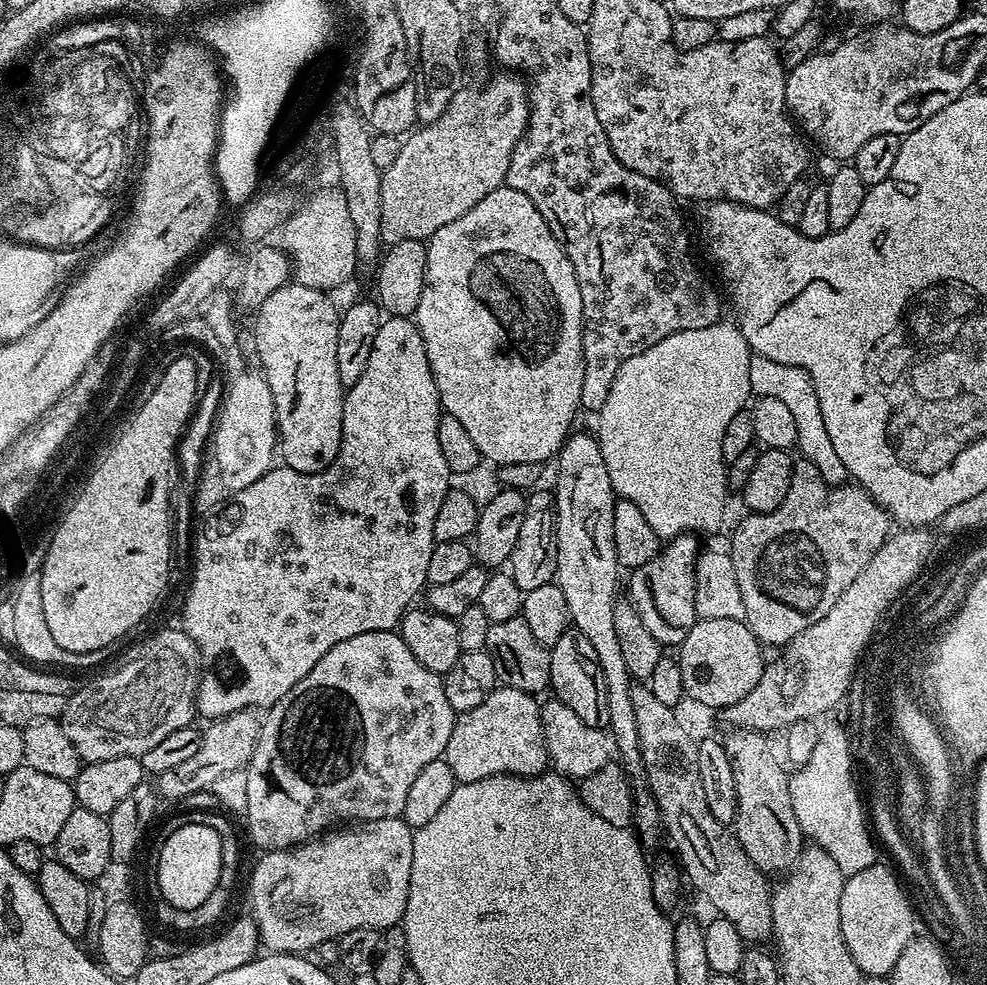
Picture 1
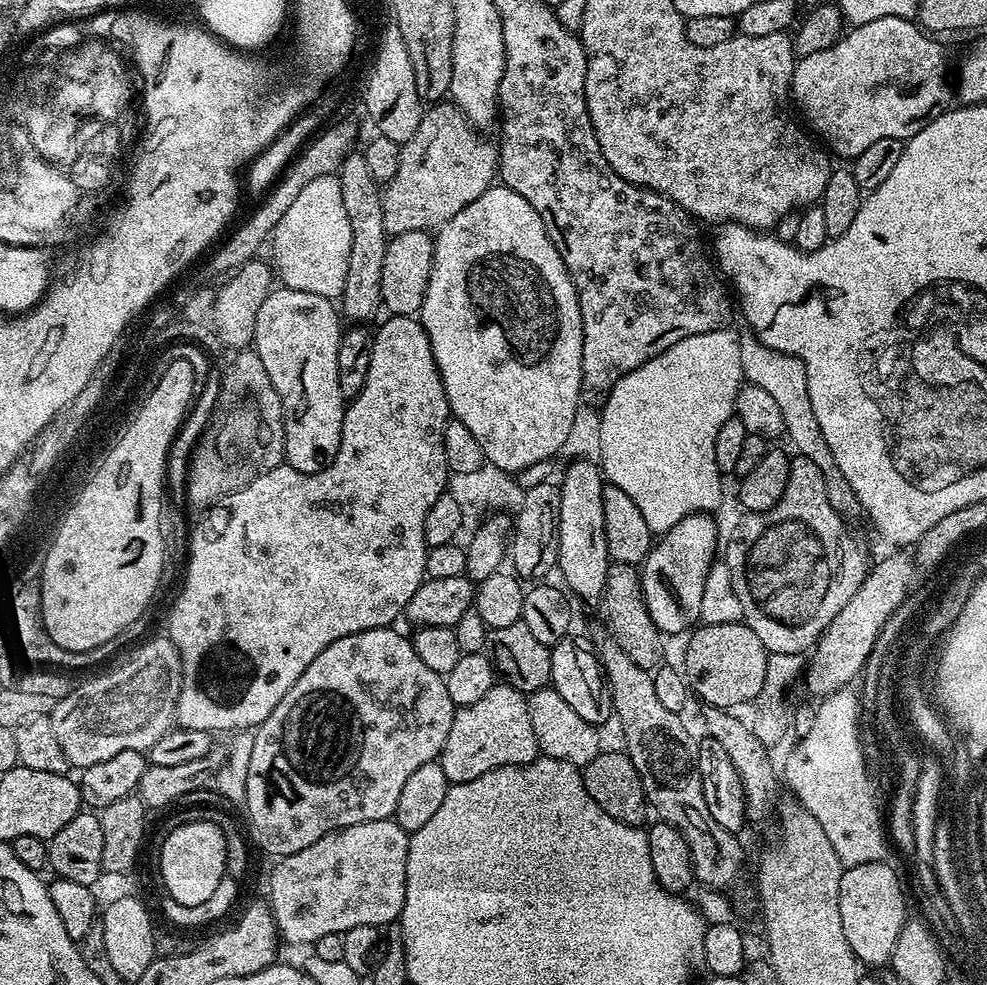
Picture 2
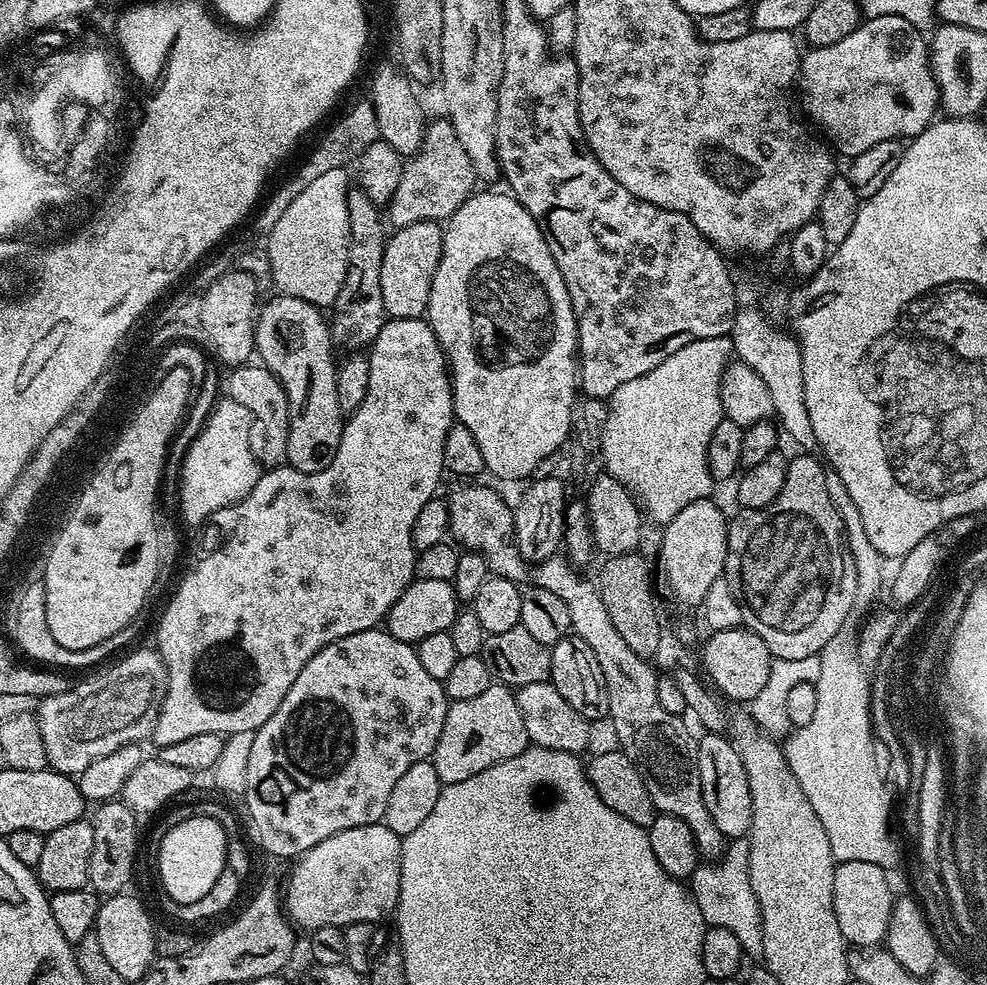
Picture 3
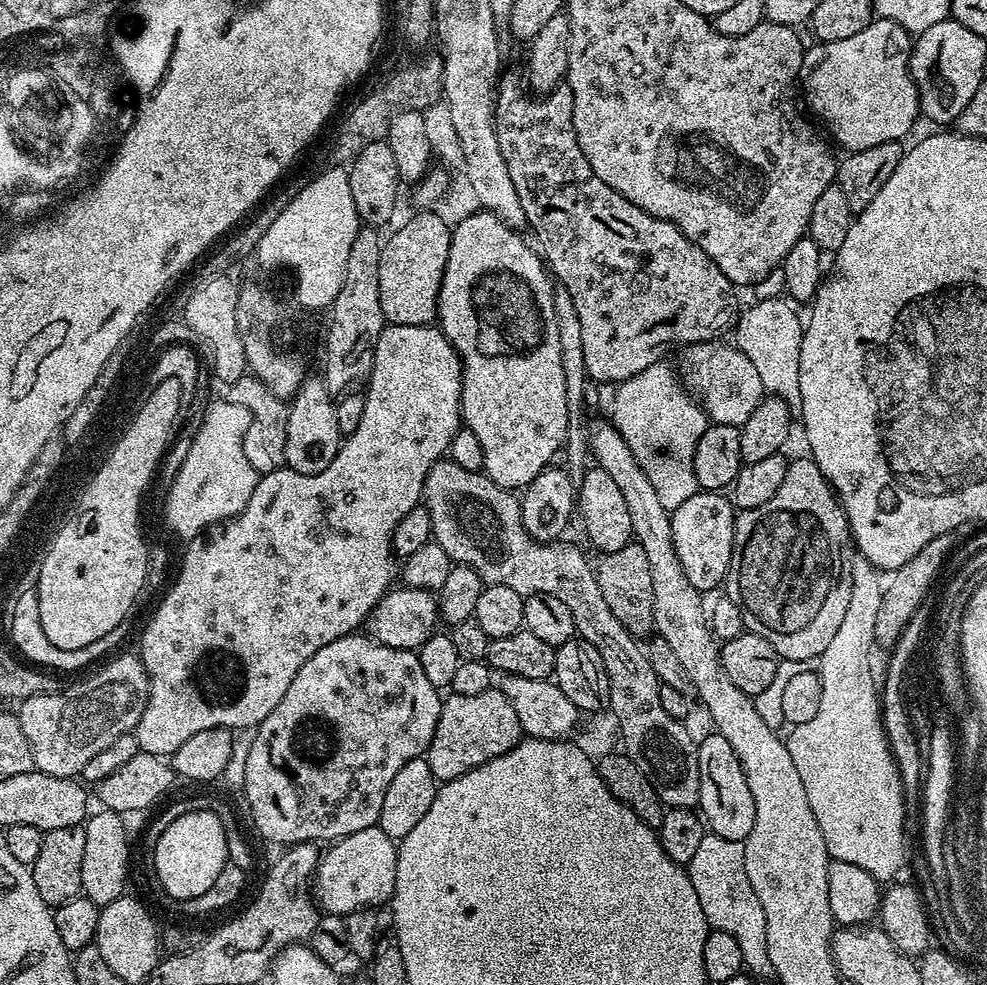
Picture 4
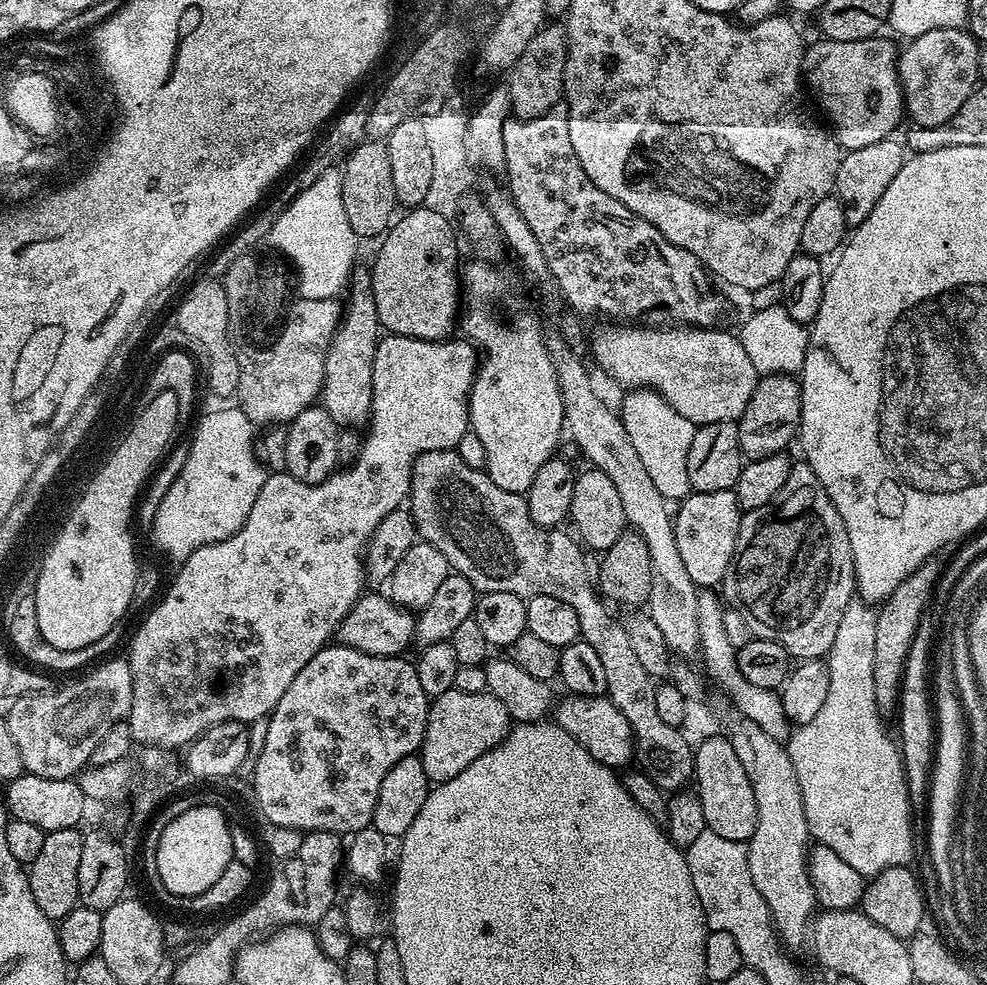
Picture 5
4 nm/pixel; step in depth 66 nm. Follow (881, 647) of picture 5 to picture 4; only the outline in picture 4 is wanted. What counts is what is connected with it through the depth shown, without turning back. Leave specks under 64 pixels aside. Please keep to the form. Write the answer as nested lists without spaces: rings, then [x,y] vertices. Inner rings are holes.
[[[947,532],[934,542],[926,542],[910,562],[906,562],[902,567],[895,569],[892,576],[887,577],[884,584],[884,593],[882,594],[882,606],[878,606],[878,622],[874,626],[876,635],[876,644],[884,647],[886,650],[892,650],[901,636],[907,630],[909,622],[914,618],[916,611],[925,607],[924,599],[928,596],[928,591],[932,588],[932,583],[943,573],[946,568],[946,561],[952,556],[954,549],[957,547],[958,538],[956,532]]]

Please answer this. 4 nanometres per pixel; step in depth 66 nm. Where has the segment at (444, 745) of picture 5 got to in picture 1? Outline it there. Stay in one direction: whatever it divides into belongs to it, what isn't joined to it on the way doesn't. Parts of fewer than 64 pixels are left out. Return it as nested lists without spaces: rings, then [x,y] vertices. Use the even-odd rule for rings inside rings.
[[[498,686],[486,702],[457,715],[442,758],[461,784],[491,776],[539,776],[550,761],[537,697],[531,692]]]

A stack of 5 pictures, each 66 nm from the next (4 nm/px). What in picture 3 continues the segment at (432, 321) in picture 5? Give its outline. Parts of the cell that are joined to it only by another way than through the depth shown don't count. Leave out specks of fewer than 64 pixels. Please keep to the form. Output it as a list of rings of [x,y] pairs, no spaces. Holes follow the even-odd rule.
[[[437,221],[414,222],[405,228],[396,228],[384,241],[382,254],[382,302],[391,319],[421,319],[427,313],[430,286],[434,270],[442,258],[443,227]]]

